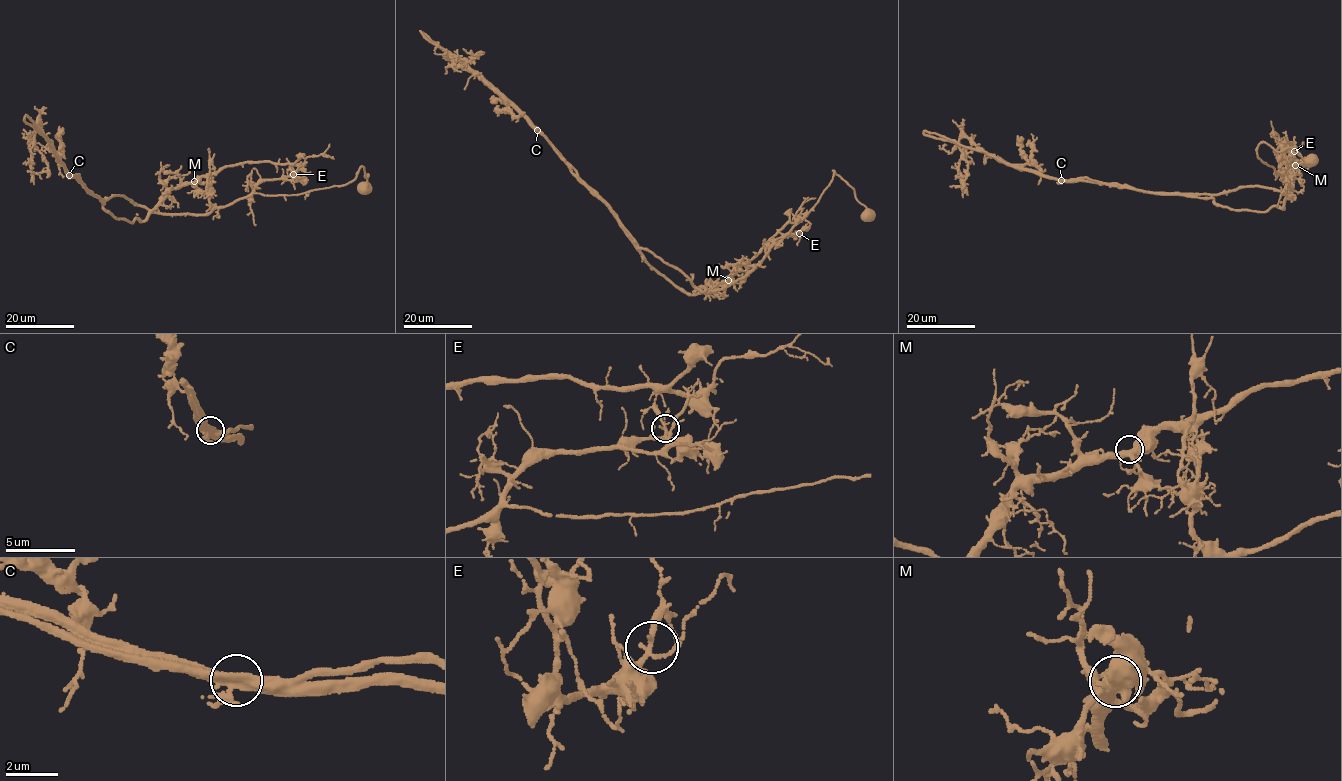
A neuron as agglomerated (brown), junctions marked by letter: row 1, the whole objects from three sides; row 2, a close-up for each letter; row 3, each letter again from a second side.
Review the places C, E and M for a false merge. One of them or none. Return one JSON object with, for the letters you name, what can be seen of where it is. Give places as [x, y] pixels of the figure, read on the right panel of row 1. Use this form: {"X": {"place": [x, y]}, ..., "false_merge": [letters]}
{"C": {"place": [1061, 180]}, "false_merge": ["C"]}

